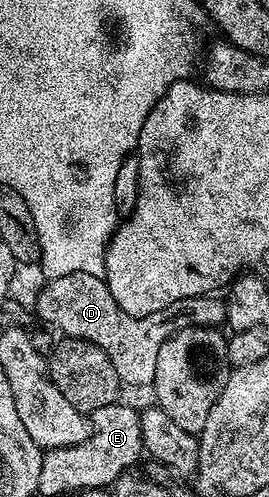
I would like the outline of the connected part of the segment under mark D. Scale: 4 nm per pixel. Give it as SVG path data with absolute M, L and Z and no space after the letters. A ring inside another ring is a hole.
M74 273L50 278L43 286L33 309L40 322L52 325L47 326L52 330L60 329L64 338L85 339L101 347L101 351L109 355L113 367L117 367L117 375L124 386L151 387L155 384L157 357L170 337L180 329L190 329L192 325L199 325L202 329L214 329L226 322L226 304L217 298L215 295L190 297L173 303L170 309L162 313L134 317L125 315L125 311L117 307L117 299L113 299L103 277Z

